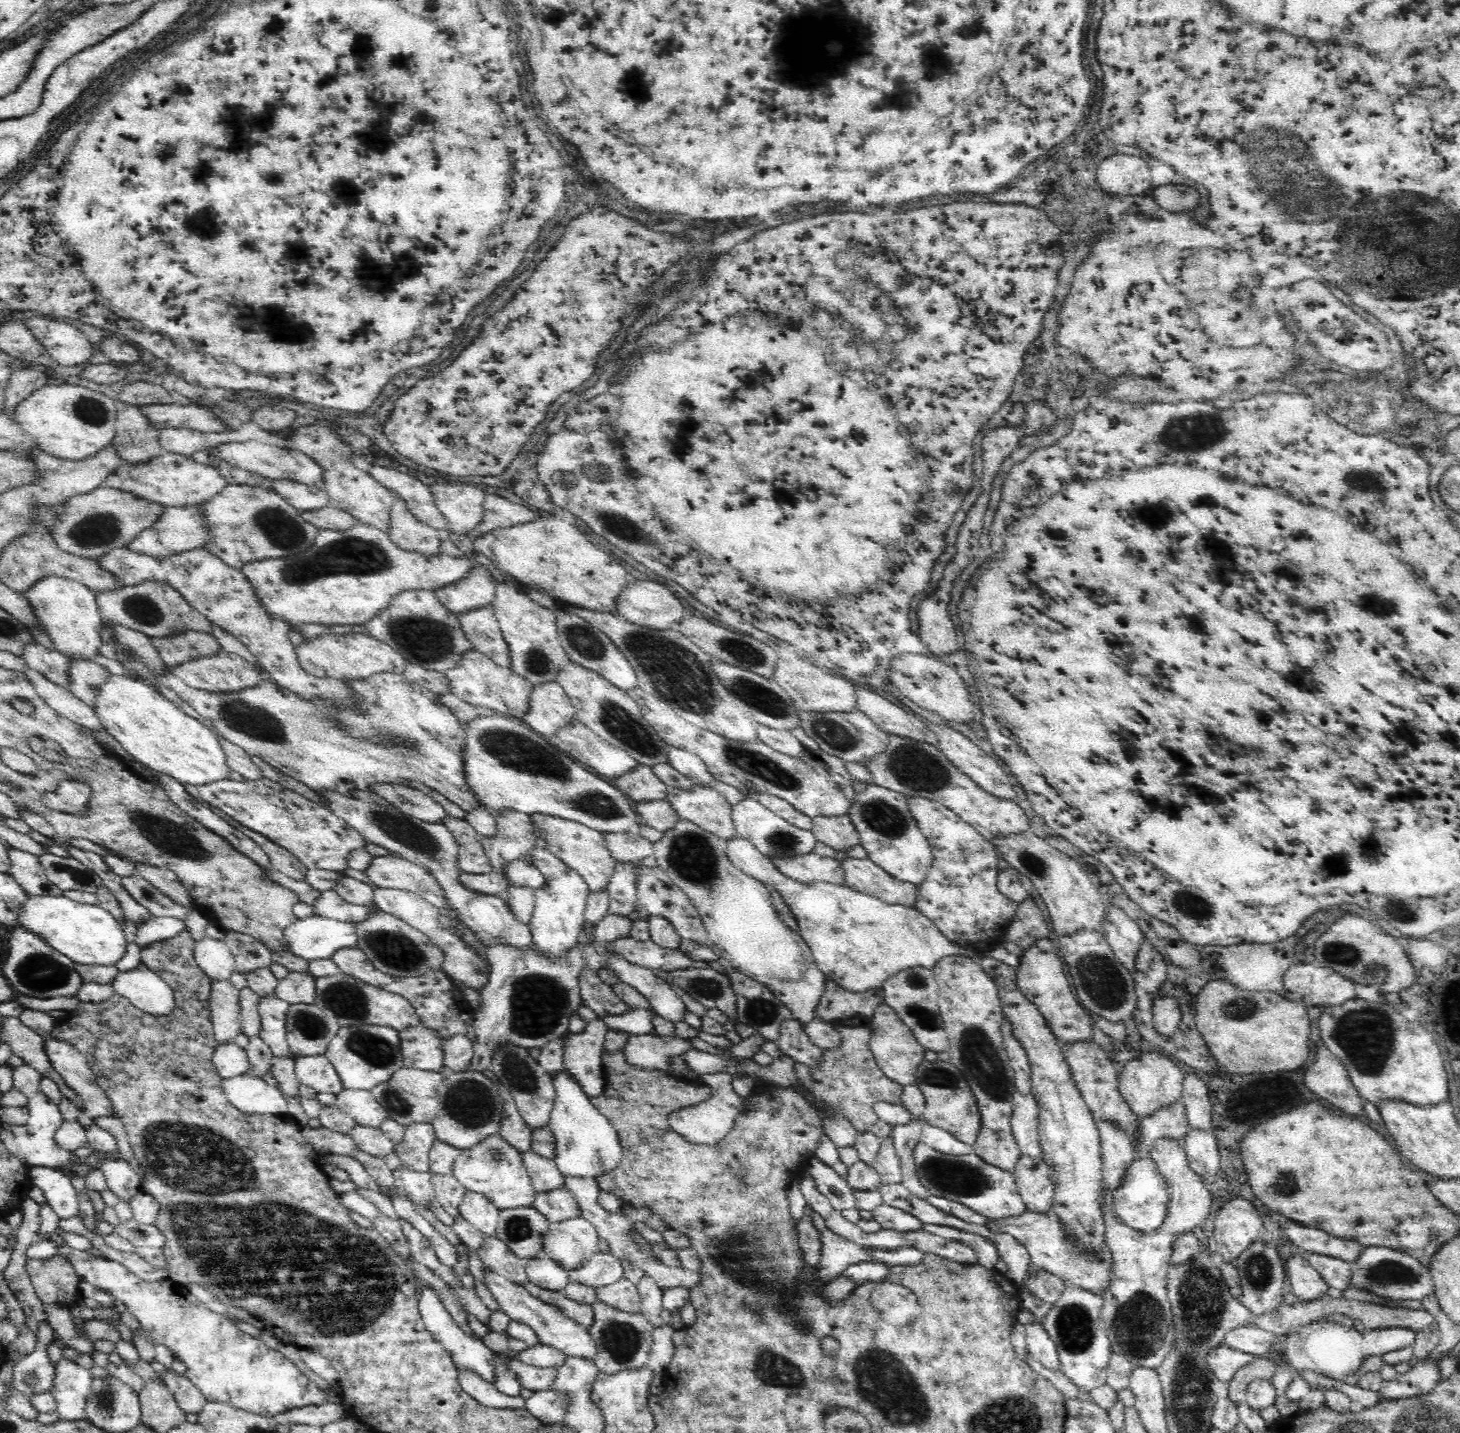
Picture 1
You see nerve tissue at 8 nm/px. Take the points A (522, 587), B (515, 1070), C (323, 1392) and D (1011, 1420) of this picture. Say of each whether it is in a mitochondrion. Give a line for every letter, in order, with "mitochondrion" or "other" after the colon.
A: other
B: mitochondrion
C: other
D: mitochondrion

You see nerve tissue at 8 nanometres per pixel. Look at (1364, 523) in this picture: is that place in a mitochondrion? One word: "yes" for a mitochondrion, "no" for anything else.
no

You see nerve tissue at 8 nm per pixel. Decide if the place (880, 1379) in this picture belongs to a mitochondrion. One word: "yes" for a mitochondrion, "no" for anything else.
yes

